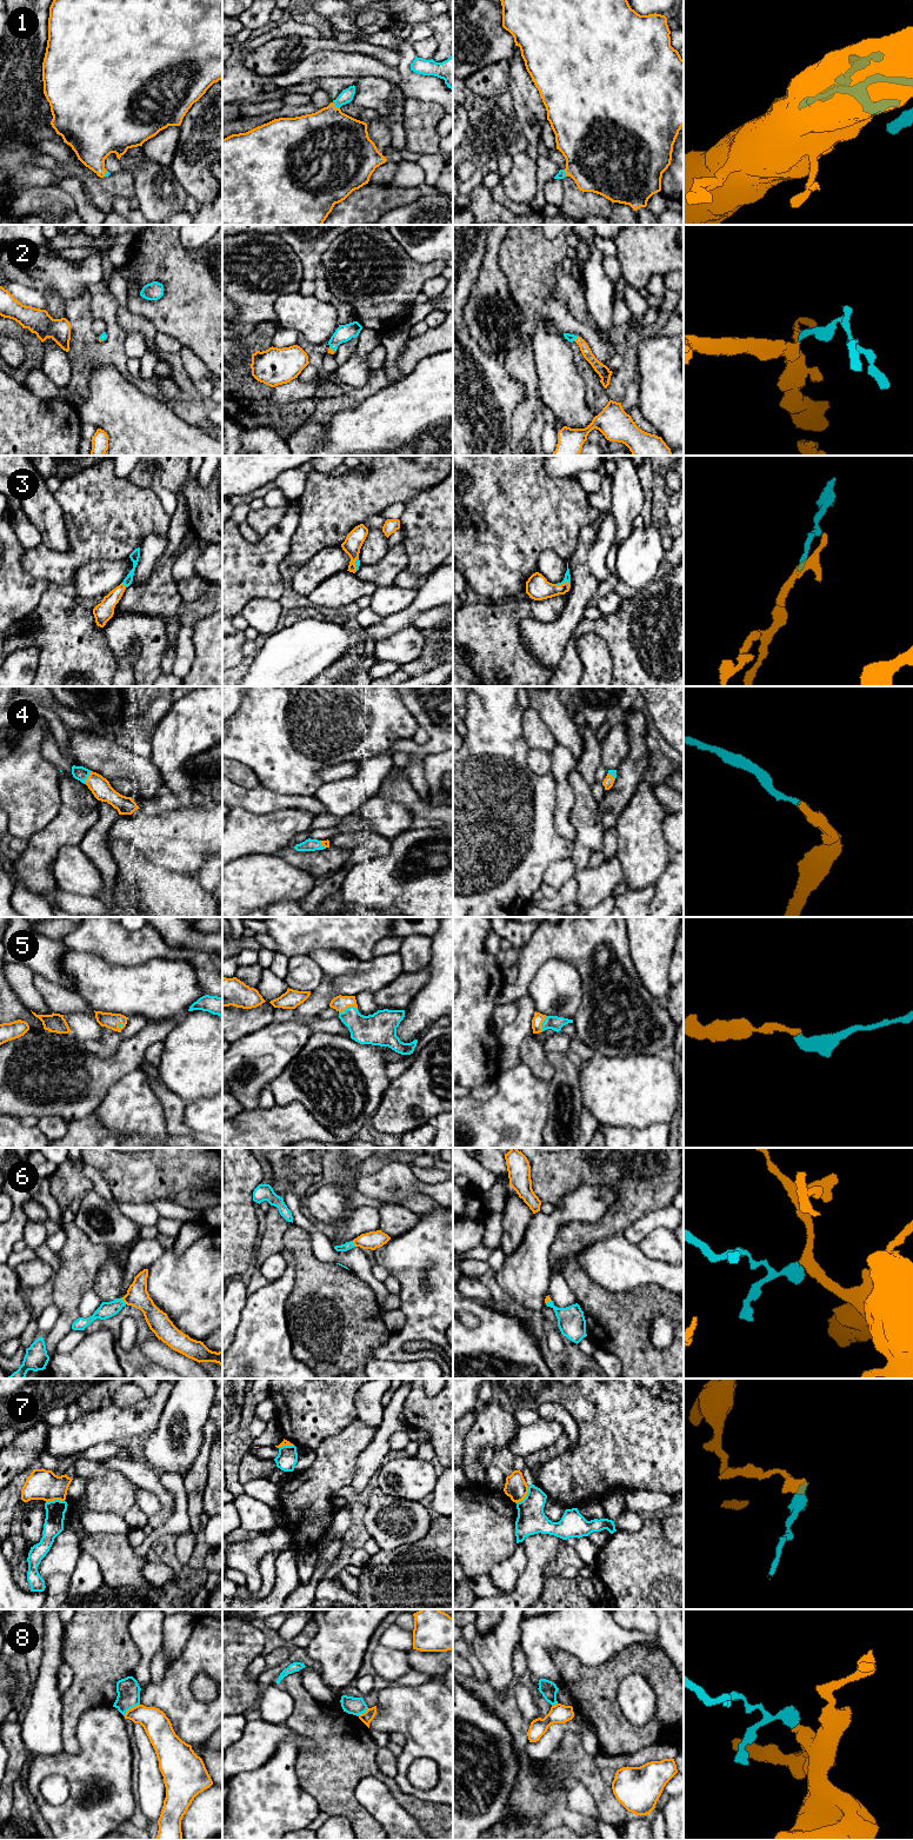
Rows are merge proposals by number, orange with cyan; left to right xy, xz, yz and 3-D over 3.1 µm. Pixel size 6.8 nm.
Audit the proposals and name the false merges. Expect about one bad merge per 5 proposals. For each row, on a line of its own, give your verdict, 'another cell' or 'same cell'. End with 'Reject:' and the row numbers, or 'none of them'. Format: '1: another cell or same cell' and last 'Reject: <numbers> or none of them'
1: same cell
2: same cell
3: same cell
4: same cell
5: same cell
6: same cell
7: another cell
8: another cell
Reject: 7, 8

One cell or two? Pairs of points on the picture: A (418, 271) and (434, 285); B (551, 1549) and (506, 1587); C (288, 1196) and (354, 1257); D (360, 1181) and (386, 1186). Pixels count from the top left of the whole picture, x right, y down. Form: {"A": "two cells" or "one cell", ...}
{"A": "two cells", "B": "two cells", "C": "one cell", "D": "one cell"}

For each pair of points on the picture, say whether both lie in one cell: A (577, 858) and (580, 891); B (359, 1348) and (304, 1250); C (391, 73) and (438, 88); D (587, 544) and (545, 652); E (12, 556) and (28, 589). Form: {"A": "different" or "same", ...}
{"A": "different", "B": "same", "C": "different", "D": "same", "E": "same"}

